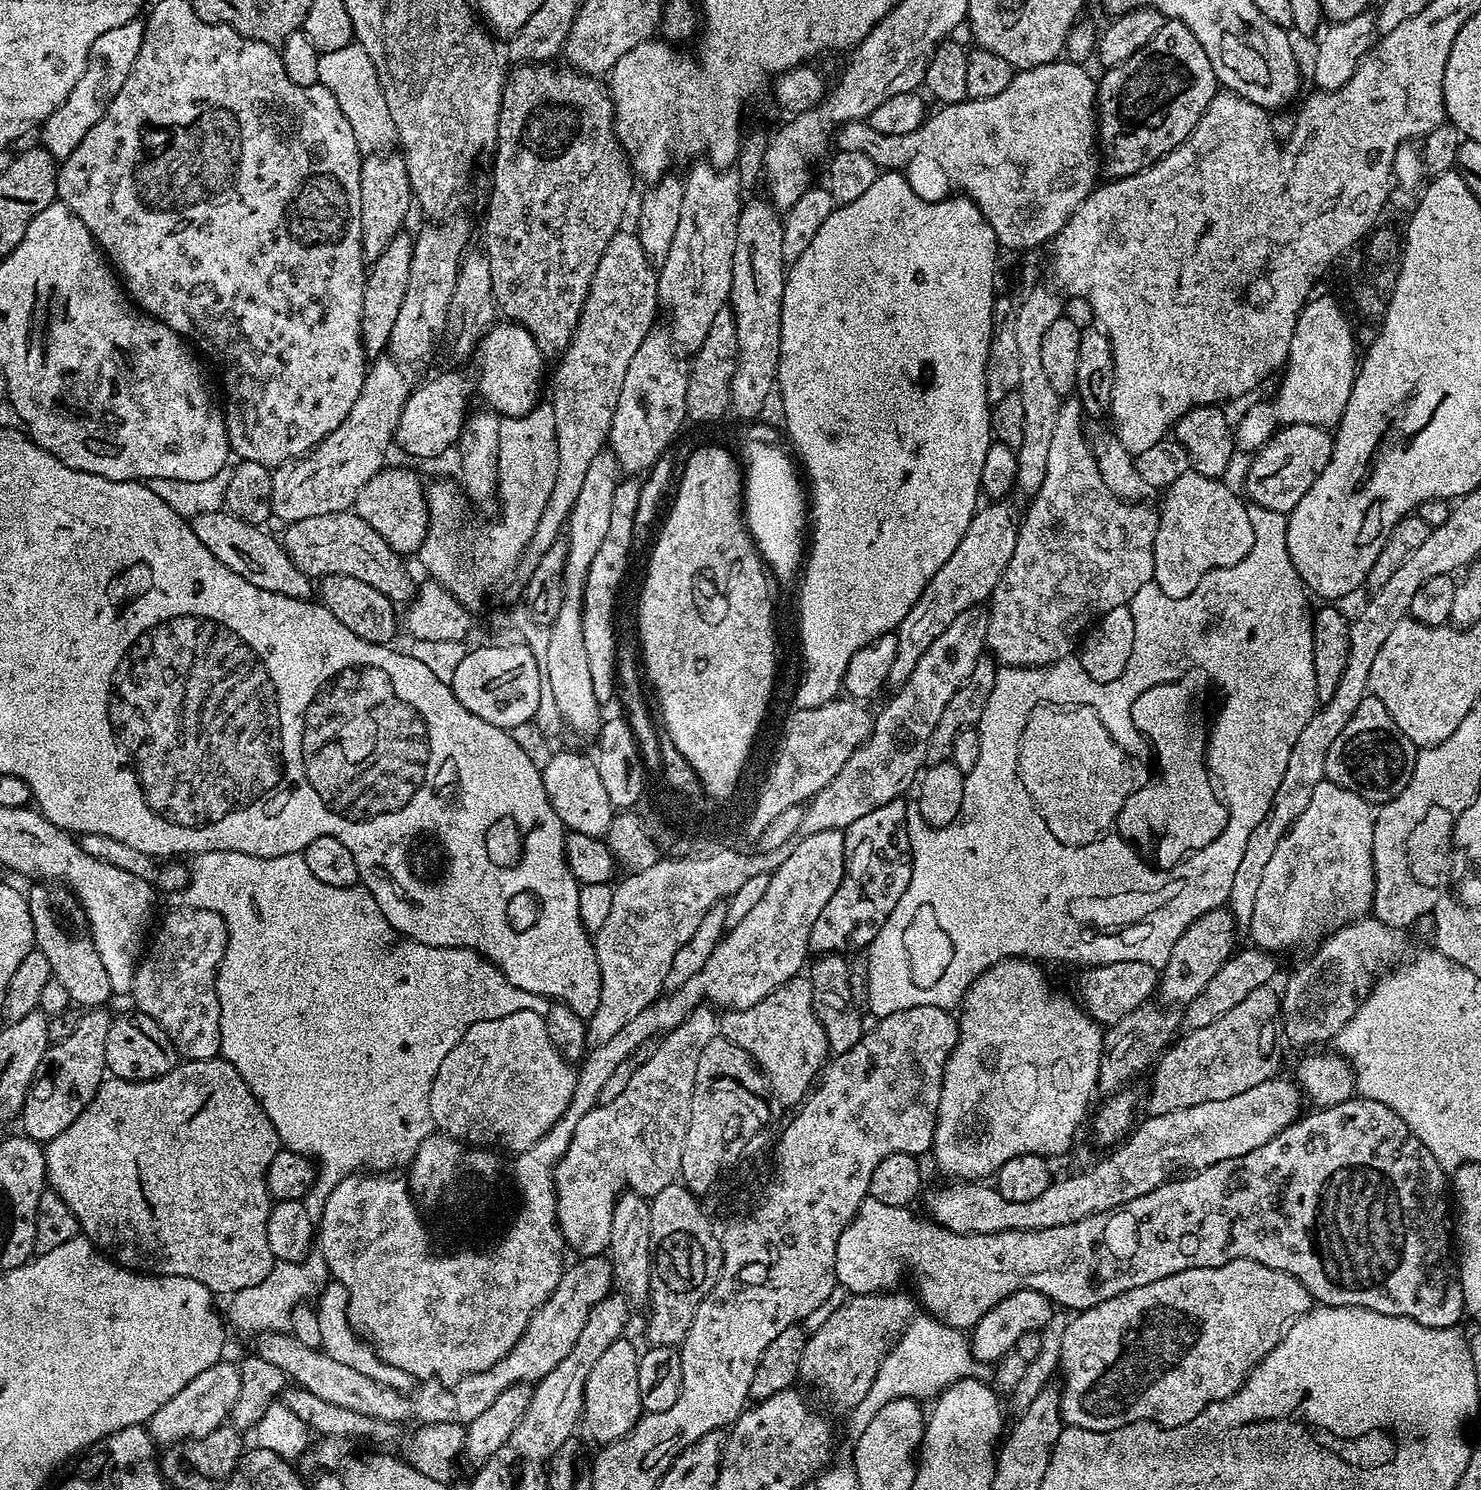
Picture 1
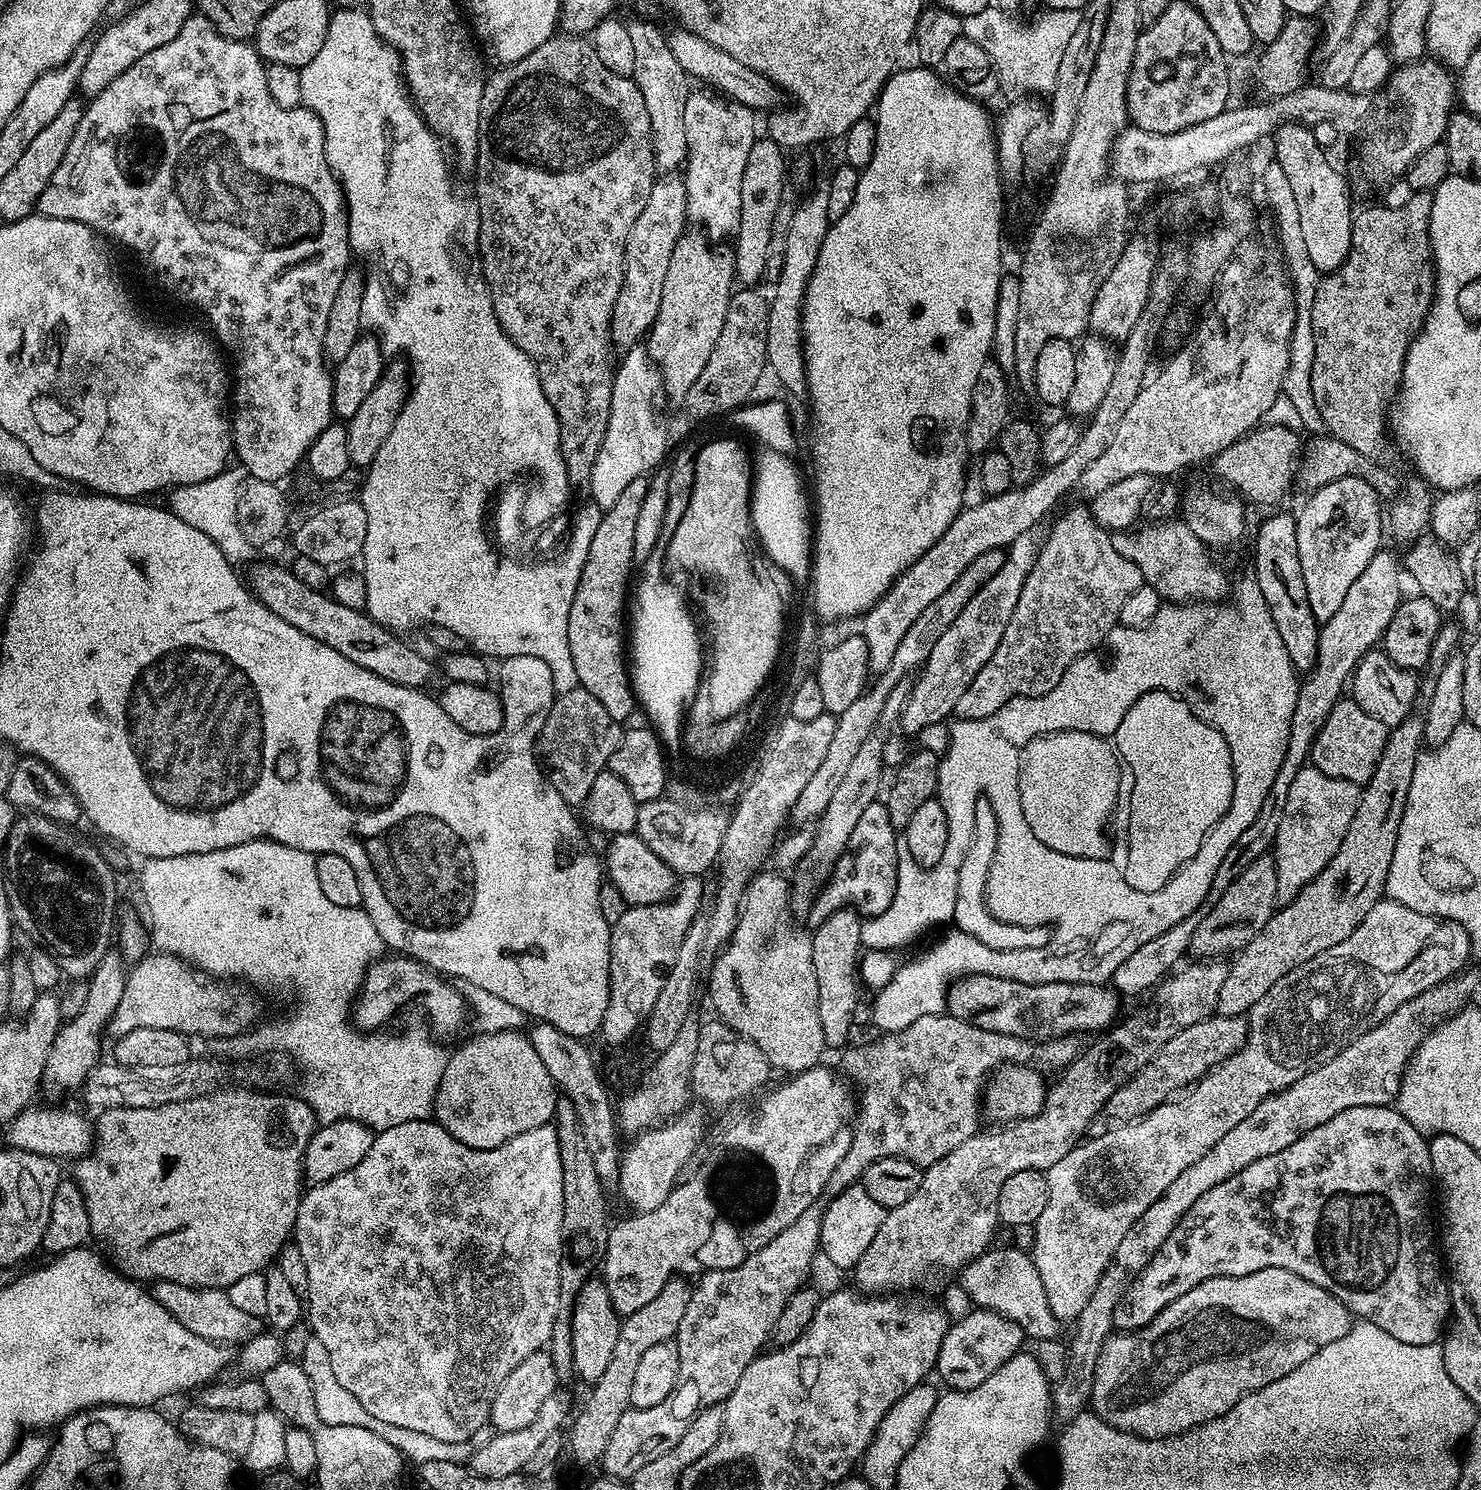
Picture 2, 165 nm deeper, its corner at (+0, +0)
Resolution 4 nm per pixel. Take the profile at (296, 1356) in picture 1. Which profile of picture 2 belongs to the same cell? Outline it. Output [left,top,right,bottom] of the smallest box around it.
[154,1280,262,1346]

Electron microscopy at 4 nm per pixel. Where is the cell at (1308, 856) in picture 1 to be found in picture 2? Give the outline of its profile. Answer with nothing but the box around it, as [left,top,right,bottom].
[1274,766,1361,906]

